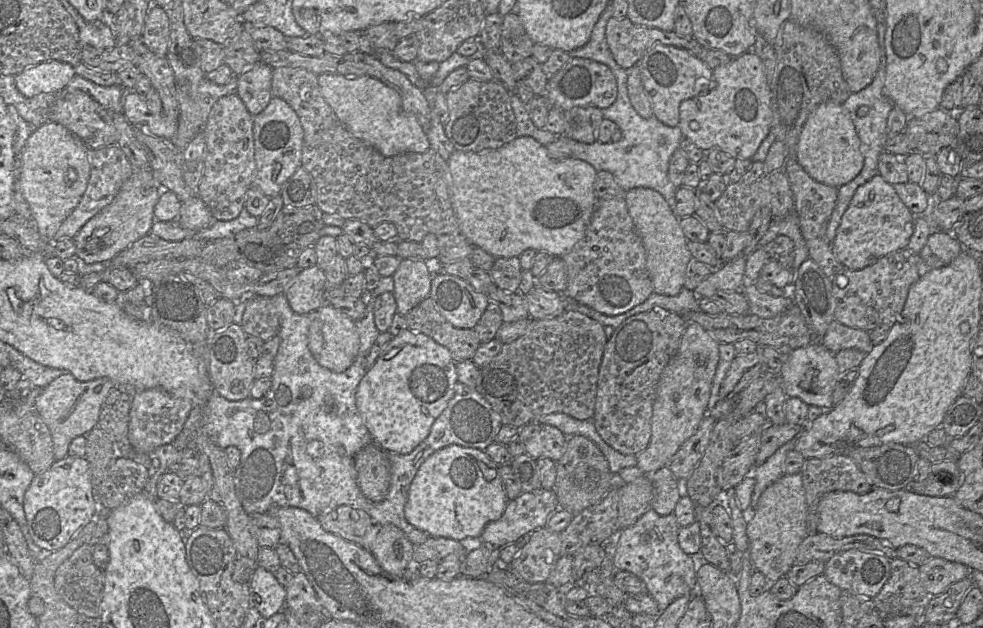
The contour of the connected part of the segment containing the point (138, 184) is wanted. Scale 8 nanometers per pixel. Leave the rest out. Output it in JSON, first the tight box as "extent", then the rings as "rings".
{"extent":[73,170,163,264],"rings":[[[152,170],[133,171],[114,199],[92,217],[73,237],[76,258],[85,264],[111,261],[136,240],[150,233],[155,221],[154,207],[163,189],[154,179]]]}

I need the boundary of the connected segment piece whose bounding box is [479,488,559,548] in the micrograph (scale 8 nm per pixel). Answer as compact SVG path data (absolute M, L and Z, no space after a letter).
M553 489L523 492L507 503L502 516L486 526L479 539L482 545L496 548L517 542L527 533L546 527L558 507L559 501Z

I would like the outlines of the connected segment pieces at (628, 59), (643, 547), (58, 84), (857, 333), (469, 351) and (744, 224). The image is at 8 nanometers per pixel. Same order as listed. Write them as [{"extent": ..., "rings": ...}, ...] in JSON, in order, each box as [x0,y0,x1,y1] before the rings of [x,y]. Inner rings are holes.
[{"extent":[606,18,703,69],"rings":[[[609,18],[606,41],[619,66],[630,69],[637,65],[645,53],[656,43],[683,48],[702,59],[703,47],[693,36],[680,36],[673,31],[662,31],[633,23],[625,18]]]},{"extent":[614,507,698,612],"rings":[[[652,507],[632,526],[623,529],[614,556],[616,571],[628,571],[639,577],[646,585],[648,594],[656,601],[659,612],[674,600],[692,596],[697,592],[698,558],[686,554],[678,543],[680,526],[675,514],[660,516]],[[653,531],[656,538],[646,543],[643,533]]]},{"extent":[14,60,76,97],"rings":[[[47,60],[24,69],[14,76],[17,89],[25,97],[57,92],[76,75],[75,67],[58,60]]]},{"extent":[820,319,873,354],"rings":[[[835,319],[828,326],[820,343],[834,354],[849,348],[855,348],[868,354],[873,347],[870,331],[845,326]]]},{"extent":[405,298,481,363],"rings":[[[426,298],[405,316],[407,329],[424,334],[447,348],[454,363],[472,360],[481,344],[474,329],[453,327],[439,313],[431,298]]]},{"extent":[714,170,794,231],"rings":[[[783,170],[764,174],[751,184],[731,180],[722,195],[714,203],[724,231],[747,231],[755,213],[764,206],[770,208],[774,220],[784,218],[794,212],[793,192]]]}]

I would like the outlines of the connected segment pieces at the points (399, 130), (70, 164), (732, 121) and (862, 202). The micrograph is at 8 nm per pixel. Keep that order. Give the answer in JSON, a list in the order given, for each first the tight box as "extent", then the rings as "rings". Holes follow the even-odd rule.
[{"extent":[317,73,430,157],"rings":[[[337,73],[317,76],[321,93],[341,125],[354,138],[372,146],[385,157],[422,154],[430,149],[426,133],[415,115],[407,112],[399,94],[370,76],[347,77]]]},{"extent":[21,122,90,244],"rings":[[[47,122],[34,128],[25,142],[21,156],[21,193],[30,207],[31,218],[35,222],[39,235],[47,243],[52,244],[61,223],[77,206],[86,190],[90,174],[89,150],[90,148],[66,127],[55,122]]]},{"extent":[678,51,772,159],"rings":[[[748,51],[714,68],[712,74],[716,87],[681,102],[678,126],[683,136],[703,151],[718,148],[734,159],[751,159],[771,130],[772,91],[764,65],[753,51]],[[691,121],[699,124],[698,130],[690,128]]]},{"extent":[831,174,914,270],"rings":[[[876,174],[856,189],[831,242],[832,252],[844,267],[861,270],[891,252],[908,247],[914,232],[914,219],[893,185]]]}]

